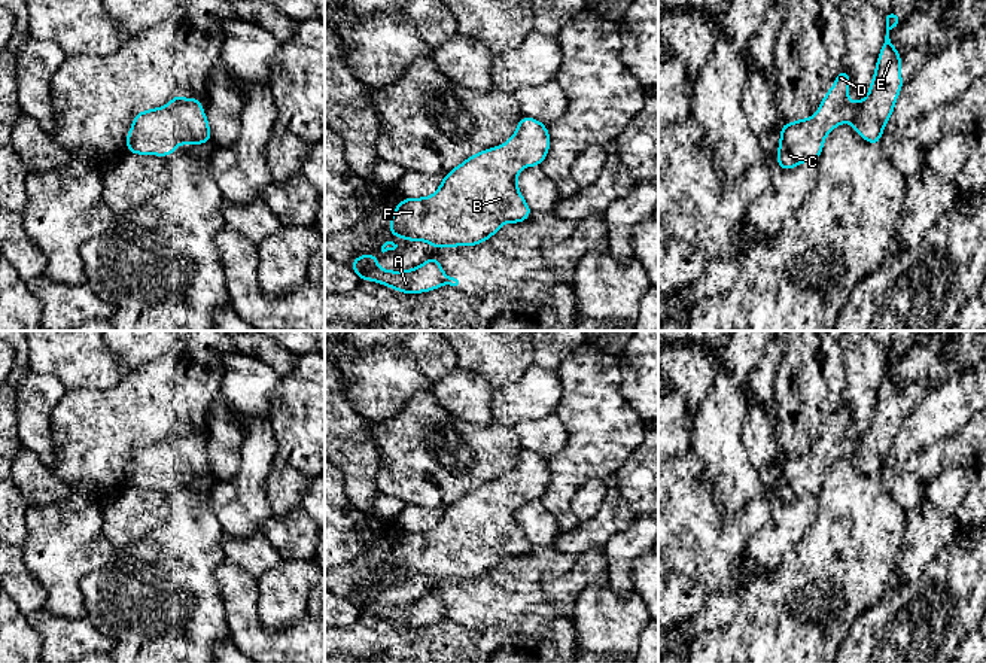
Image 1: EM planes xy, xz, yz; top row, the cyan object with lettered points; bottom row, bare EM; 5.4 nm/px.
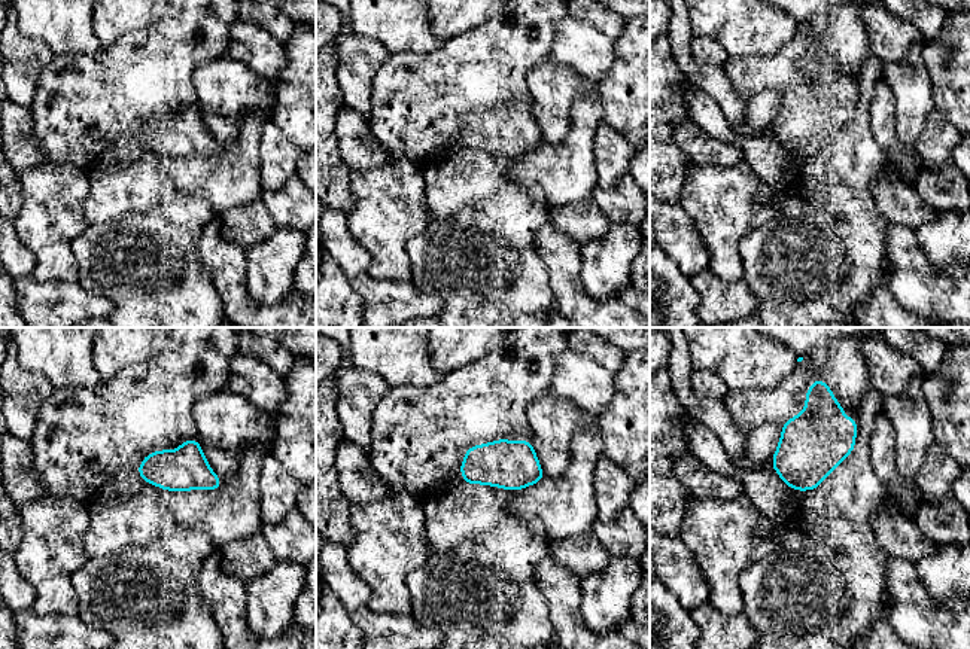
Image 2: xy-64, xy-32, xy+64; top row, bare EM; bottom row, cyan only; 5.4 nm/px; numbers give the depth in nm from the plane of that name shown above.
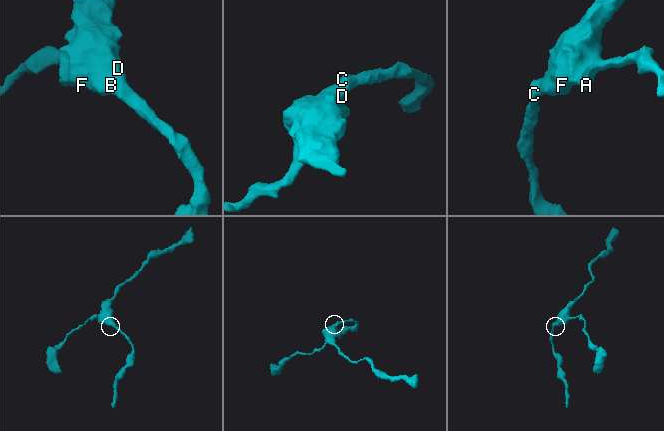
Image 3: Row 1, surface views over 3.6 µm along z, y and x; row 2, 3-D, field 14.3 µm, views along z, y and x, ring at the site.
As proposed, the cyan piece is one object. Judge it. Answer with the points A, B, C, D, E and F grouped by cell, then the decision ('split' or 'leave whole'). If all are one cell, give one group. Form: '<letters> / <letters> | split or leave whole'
A B C D E F | leave whole

